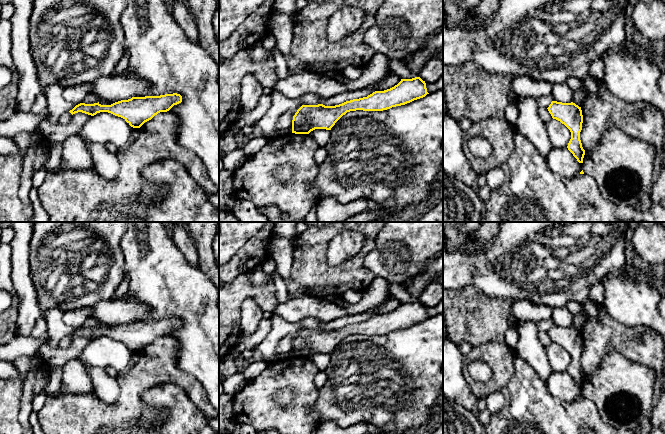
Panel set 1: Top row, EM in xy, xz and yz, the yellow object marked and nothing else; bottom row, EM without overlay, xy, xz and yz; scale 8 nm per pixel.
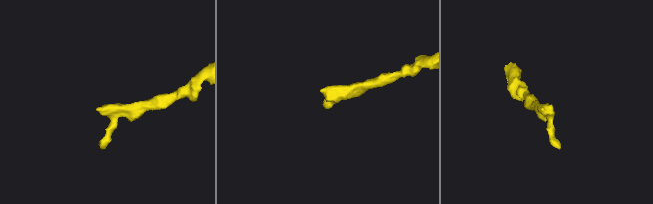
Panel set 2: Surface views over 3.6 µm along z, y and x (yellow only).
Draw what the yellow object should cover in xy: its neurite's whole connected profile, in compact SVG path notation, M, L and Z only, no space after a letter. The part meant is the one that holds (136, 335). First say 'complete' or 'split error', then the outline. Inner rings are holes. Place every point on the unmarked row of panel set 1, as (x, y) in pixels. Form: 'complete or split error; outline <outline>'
complete; outline M177 317L160 320L132 321L111 329L80 327L69 336L73 339L82 336L91 340L100 336L108 336L123 342L131 351L140 352L160 336L169 335L174 329L182 326L182 320Z

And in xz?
complete; outline M420 301L401 303L394 311L375 315L367 321L353 323L335 330L302 329L292 344L292 357L309 358L315 353L331 354L335 347L347 336L383 335L392 331L405 329L425 321L426 307Z

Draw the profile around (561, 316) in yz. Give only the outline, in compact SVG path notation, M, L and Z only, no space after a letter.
M566 306L552 308L552 321L554 325L562 327L573 326L573 314Z

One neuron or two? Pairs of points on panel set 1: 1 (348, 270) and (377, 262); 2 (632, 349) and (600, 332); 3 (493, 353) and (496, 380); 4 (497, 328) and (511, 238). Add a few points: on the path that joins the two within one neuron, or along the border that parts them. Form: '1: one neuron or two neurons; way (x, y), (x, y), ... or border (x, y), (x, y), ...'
1: two neurons; border (374, 244), (364, 257), (363, 264), (376, 275)
2: one neuron; way (624, 341), (618, 336), (608, 333)
3: one neuron; way (497, 360), (497, 373)
4: two neurons; border (498, 298), (508, 298), (513, 301)

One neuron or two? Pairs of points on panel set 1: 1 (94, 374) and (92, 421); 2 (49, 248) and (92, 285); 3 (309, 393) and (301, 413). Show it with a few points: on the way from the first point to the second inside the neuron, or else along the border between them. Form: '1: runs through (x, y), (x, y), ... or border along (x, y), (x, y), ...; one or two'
1: border along (93, 393), (105, 403), (113, 404), (115, 402); two
2: runs through (62, 248), (65, 248), (89, 272); one
3: runs through (304, 398), (302, 408); one

